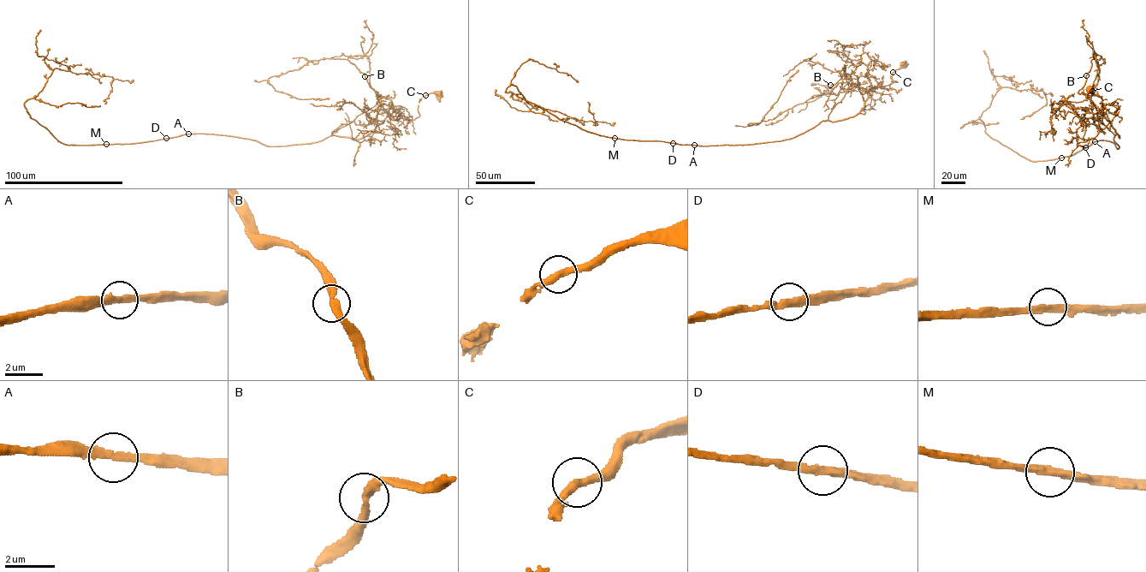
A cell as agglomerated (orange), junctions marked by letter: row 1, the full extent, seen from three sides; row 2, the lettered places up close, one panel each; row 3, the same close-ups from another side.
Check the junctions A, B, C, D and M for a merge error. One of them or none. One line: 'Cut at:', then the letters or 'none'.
Cut at: none

